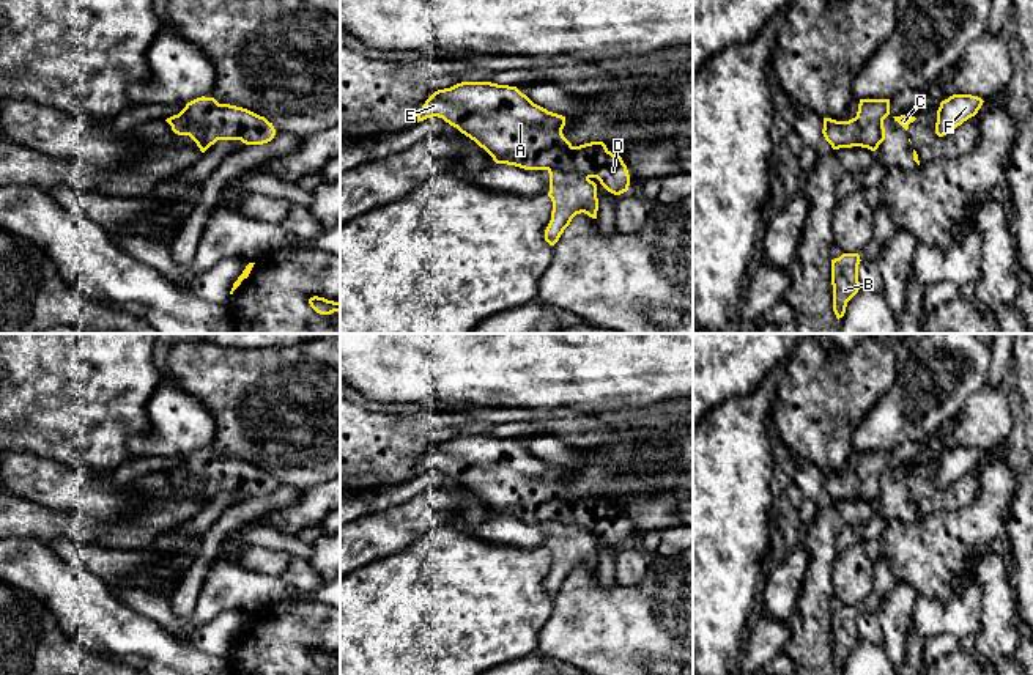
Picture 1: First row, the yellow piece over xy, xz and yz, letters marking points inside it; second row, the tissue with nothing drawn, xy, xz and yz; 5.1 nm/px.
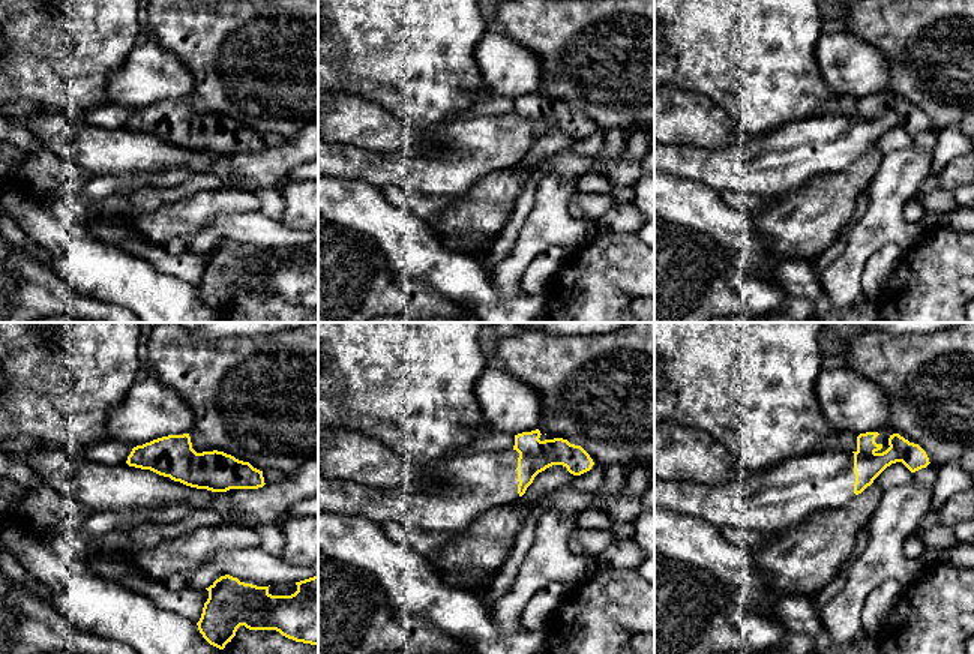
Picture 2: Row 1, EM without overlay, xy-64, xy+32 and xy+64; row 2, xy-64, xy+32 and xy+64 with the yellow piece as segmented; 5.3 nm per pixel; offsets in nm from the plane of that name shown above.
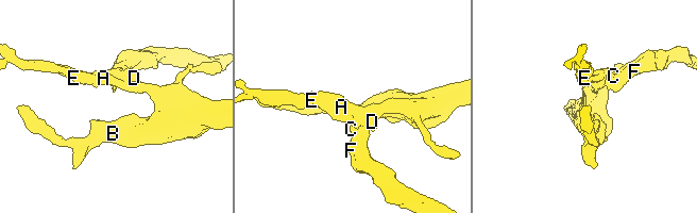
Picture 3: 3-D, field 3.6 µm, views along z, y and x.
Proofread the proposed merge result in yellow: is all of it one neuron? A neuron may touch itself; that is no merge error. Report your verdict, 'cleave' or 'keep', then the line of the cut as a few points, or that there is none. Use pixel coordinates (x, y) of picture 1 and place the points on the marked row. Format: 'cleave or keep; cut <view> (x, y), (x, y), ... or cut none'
cleave; cut xz (547, 169), (580, 173), (588, 178)

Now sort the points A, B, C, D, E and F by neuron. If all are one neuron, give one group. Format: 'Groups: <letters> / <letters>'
Groups: A B D E / C F

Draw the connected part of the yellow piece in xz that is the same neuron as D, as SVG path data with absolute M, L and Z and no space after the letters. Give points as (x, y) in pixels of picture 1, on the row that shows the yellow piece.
M461 82L438 90L419 110L417 123L433 116L442 118L474 140L496 164L515 165L524 170L557 168L565 173L597 178L614 195L628 190L630 175L620 156L613 154L603 142L573 146L562 134L565 116L534 104L516 87L491 82Z

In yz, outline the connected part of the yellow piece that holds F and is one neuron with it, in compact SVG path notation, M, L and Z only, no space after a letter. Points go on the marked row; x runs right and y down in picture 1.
M953 94L942 101L937 110L935 134L943 137L954 131L964 121L975 116L983 102L981 98L972 94Z

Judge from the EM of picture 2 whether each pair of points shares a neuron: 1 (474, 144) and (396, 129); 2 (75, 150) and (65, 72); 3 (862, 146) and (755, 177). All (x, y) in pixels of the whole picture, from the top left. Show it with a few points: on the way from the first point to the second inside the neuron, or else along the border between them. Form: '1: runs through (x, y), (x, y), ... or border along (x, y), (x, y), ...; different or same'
1: border along (435, 146), (428, 153), (413, 149), (390, 153); different
2: border along (50, 108), (80, 114); different
3: runs through (835, 146), (811, 146), (782, 159); same

